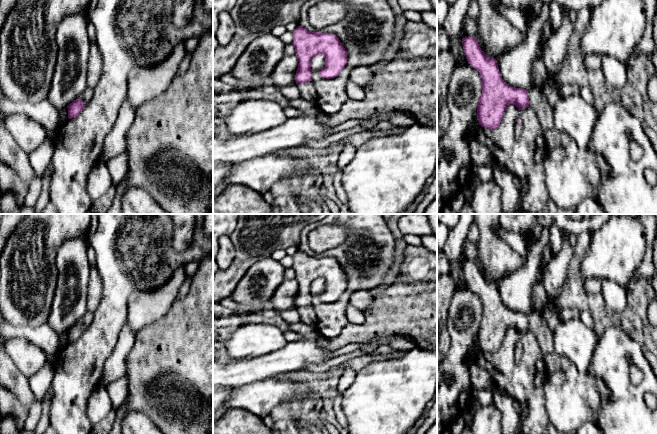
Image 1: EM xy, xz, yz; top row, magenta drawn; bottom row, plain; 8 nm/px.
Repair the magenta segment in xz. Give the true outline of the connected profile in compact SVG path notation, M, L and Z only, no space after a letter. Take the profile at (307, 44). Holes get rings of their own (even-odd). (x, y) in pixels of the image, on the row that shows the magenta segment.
M301 26L293 31L292 45L299 62L295 82L300 90L301 98L315 103L317 91L312 83L312 58L320 55L324 57L325 66L319 75L331 79L344 70L347 63L347 51L336 35L308 31Z

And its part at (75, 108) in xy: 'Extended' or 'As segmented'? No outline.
Extended

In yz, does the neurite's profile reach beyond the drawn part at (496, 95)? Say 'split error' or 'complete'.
split error

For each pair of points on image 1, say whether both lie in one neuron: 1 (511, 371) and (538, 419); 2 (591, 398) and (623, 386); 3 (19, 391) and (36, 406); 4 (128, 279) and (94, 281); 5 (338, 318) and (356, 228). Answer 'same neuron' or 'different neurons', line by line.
1: same neuron
2: different neurons
3: different neurons
4: different neurons
5: same neuron

